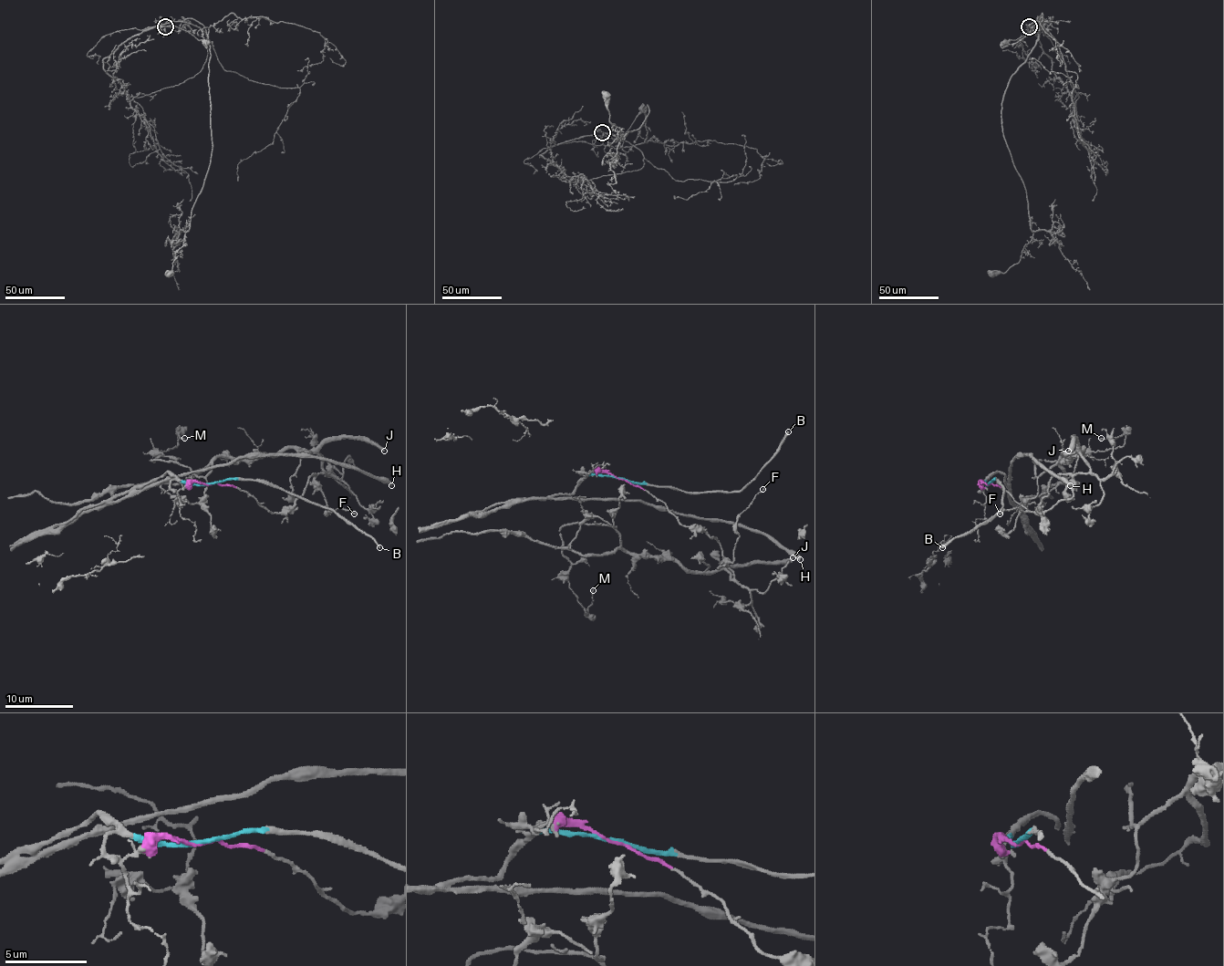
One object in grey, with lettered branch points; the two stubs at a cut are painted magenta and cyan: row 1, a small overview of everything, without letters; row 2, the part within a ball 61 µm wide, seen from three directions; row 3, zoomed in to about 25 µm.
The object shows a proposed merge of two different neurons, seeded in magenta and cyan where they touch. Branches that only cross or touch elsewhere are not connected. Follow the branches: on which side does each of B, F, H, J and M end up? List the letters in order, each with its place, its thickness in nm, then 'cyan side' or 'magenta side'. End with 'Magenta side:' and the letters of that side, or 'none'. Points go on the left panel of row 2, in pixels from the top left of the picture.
B: (379, 547) | 260 nm | cyan side
F: (354, 514) | 150 nm | magenta side
H: (391, 485) | 420 nm | cyan side
J: (384, 451) | 360 nm | magenta side
M: (184, 438) | 150 nm | magenta side
Magenta side: F, J, M

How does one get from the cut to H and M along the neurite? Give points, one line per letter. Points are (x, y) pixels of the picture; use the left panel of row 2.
H: (210, 483), (179, 482), (169, 472), (162, 476), (182, 476), (247, 456), (310, 454), (383, 476), (392, 485)
M: (210, 483), (285, 513), (324, 472), (316, 452), (281, 448), (220, 456), (203, 476), (150, 460), (184, 438)

